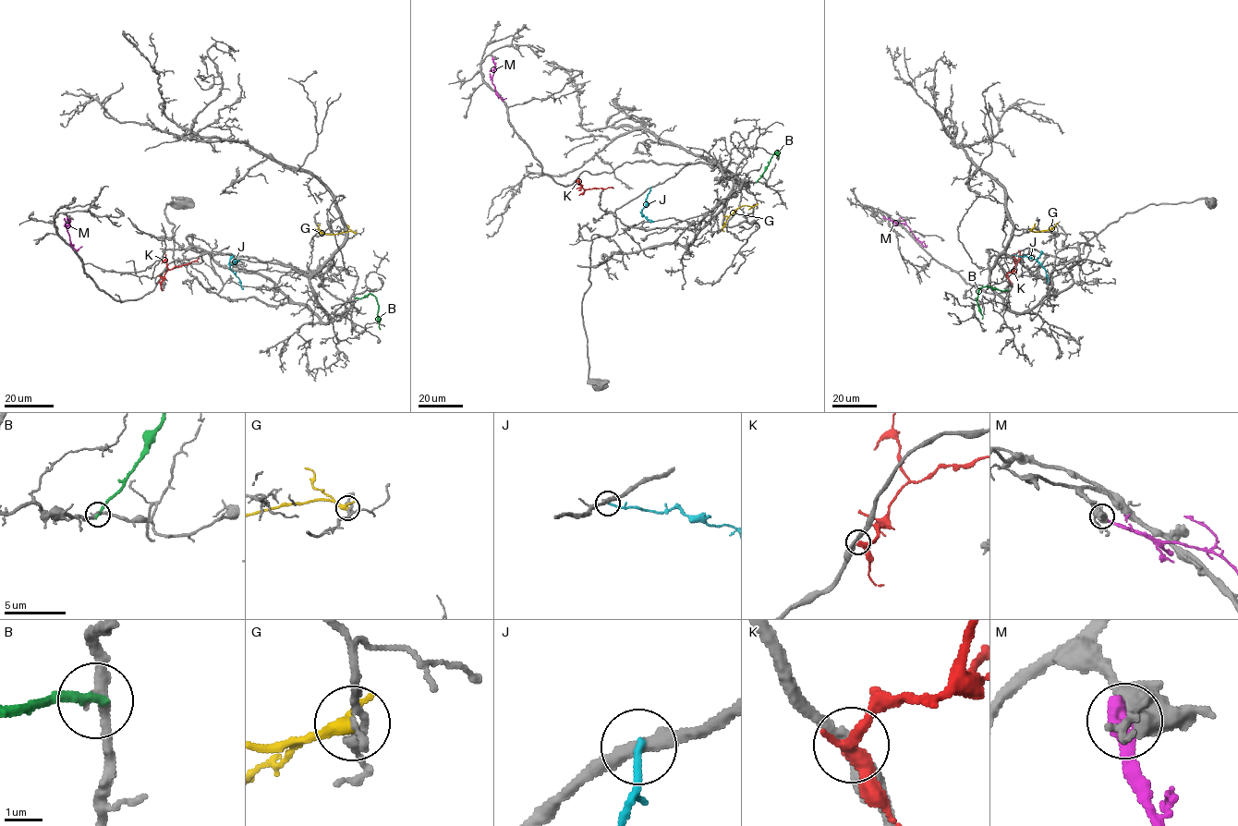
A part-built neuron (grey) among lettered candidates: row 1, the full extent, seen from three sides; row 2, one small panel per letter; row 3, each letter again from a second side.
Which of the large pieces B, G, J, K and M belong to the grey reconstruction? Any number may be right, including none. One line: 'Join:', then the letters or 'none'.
Join: none

